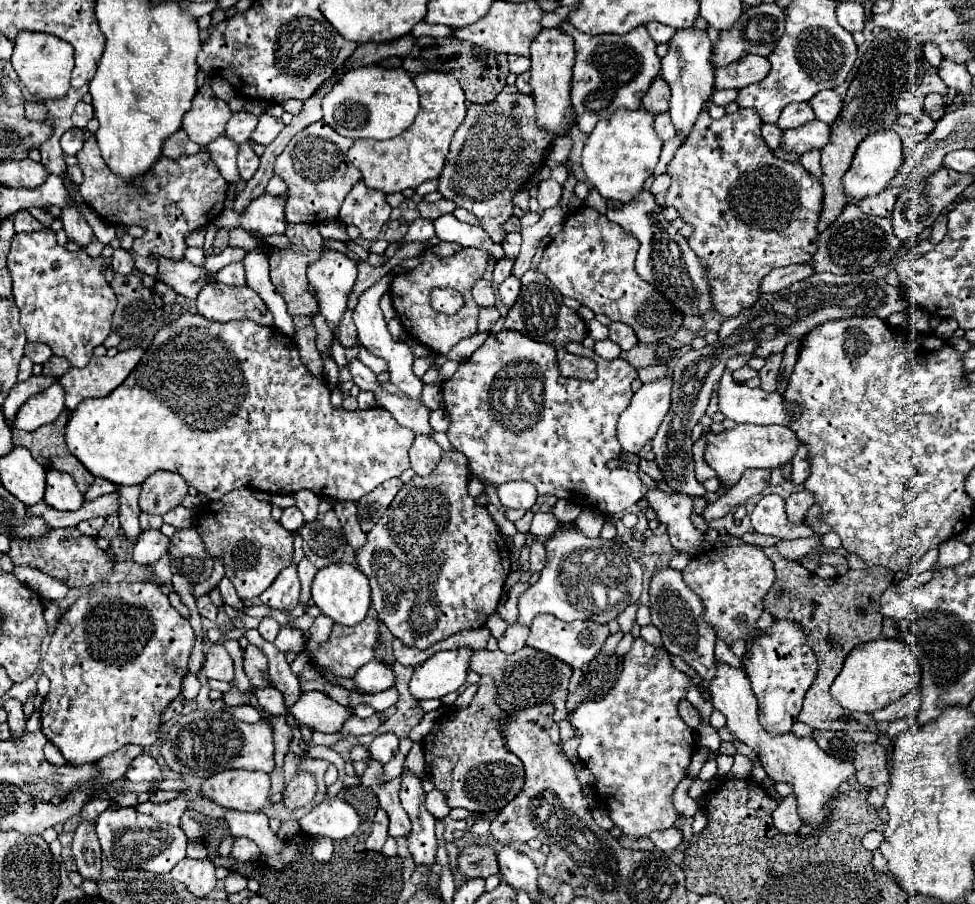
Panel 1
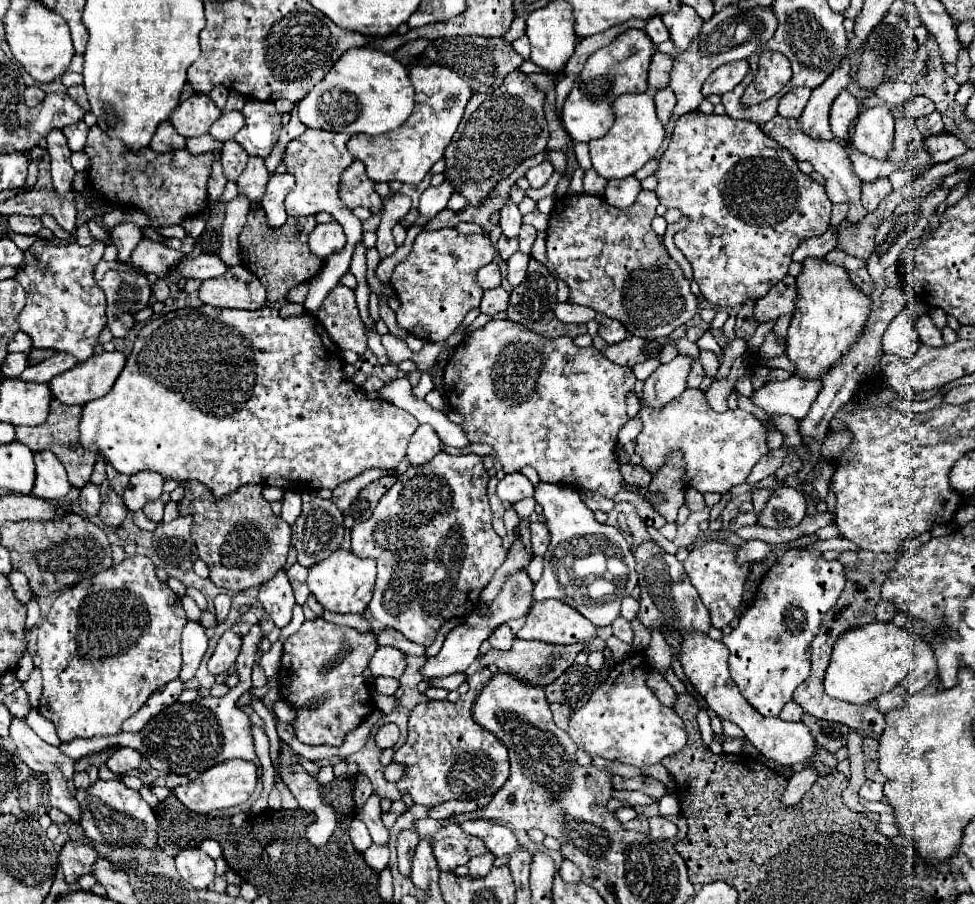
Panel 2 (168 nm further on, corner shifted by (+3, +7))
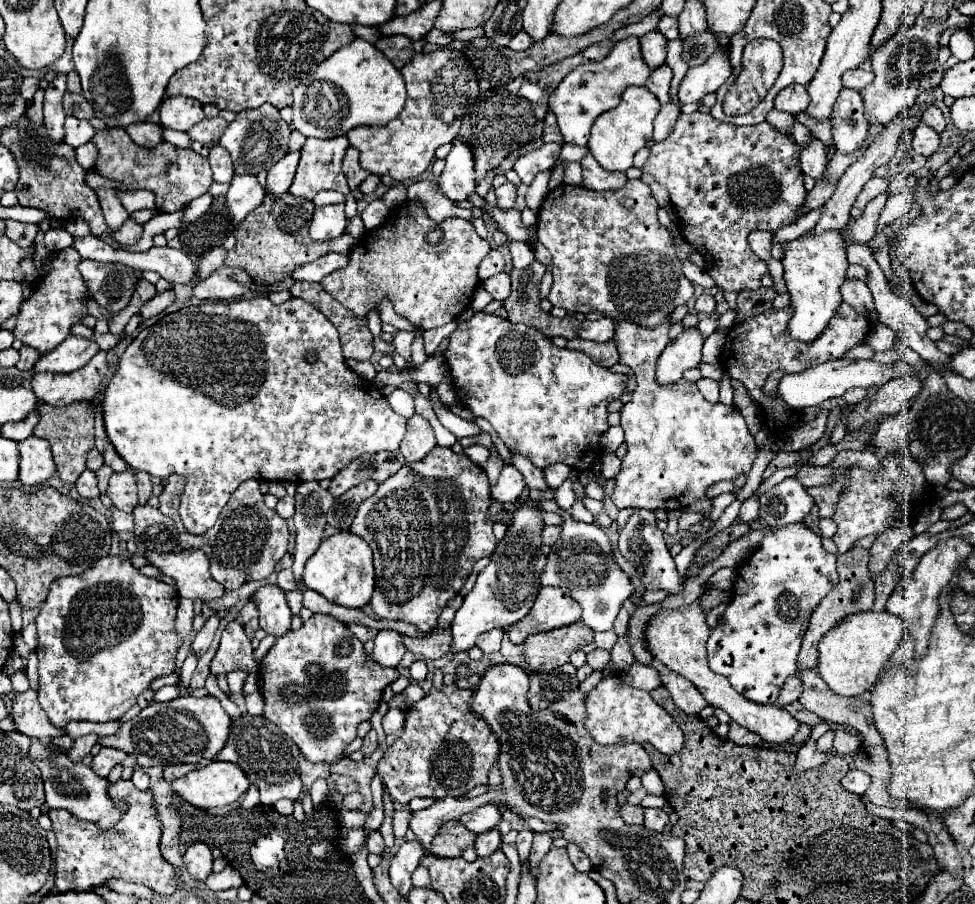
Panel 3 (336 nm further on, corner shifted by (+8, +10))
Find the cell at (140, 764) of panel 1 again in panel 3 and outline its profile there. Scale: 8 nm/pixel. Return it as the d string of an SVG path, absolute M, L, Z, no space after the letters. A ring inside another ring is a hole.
M100 748L100 752L94 756L94 766L92 770L98 774L98 776L108 776L108 772L116 766L116 764L122 764L126 760L126 752L118 750L118 748Z

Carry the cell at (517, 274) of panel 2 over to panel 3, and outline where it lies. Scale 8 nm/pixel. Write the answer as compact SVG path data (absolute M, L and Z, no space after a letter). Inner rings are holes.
M510 242L510 254L516 270L526 268L534 260L534 252L526 242Z

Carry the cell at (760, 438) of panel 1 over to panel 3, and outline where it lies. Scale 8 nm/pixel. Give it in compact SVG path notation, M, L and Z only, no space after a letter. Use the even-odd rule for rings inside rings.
M668 320L660 328L642 328L632 322L616 322L616 336L614 342L620 348L620 362L628 364L638 380L638 386L632 394L632 400L626 402L620 410L622 422L626 434L628 452L622 458L622 470L614 478L614 504L618 508L636 506L636 508L662 508L662 510L680 510L688 506L690 502L704 498L704 492L708 486L720 482L720 480L736 480L742 474L748 474L756 456L758 446L754 444L754 436L748 432L744 416L736 410L736 406L726 406L722 402L710 404L702 398L696 384L688 380L680 380L680 384L670 384L668 388L660 388L654 380L654 366L656 356L662 354L668 338Z

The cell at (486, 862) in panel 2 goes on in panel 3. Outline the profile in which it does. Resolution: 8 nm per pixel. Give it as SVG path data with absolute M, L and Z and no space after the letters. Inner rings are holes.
M498 830L496 832L484 832L484 836L476 838L474 848L476 848L478 858L490 856L492 852L496 852L500 848L500 832Z

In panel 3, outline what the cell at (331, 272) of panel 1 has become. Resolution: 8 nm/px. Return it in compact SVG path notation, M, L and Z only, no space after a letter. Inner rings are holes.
M330 204L316 208L310 222L310 238L316 242L338 238L346 228L346 214L342 204Z

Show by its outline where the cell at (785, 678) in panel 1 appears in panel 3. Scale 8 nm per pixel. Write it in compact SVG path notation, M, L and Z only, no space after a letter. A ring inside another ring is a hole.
M802 522L776 528L772 536L764 536L760 548L750 556L750 560L736 570L734 580L734 598L724 612L724 622L712 628L706 650L708 664L716 674L722 674L730 680L730 684L748 700L756 704L774 704L784 682L796 674L798 670L798 652L802 646L804 632L808 628L808 620L814 608L822 598L838 584L836 572L836 556L828 554L822 548L822 538L806 528Z

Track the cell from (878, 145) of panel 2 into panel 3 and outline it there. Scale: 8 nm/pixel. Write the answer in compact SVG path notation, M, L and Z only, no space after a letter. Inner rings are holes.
M922 16L916 18L914 26L902 26L888 44L880 46L870 54L872 58L872 68L874 68L874 82L864 88L862 100L864 100L864 114L870 126L874 124L888 124L898 112L908 108L916 96L918 96L918 82L924 78L932 68L938 58L938 38L946 30L946 26L932 24L924 20Z

